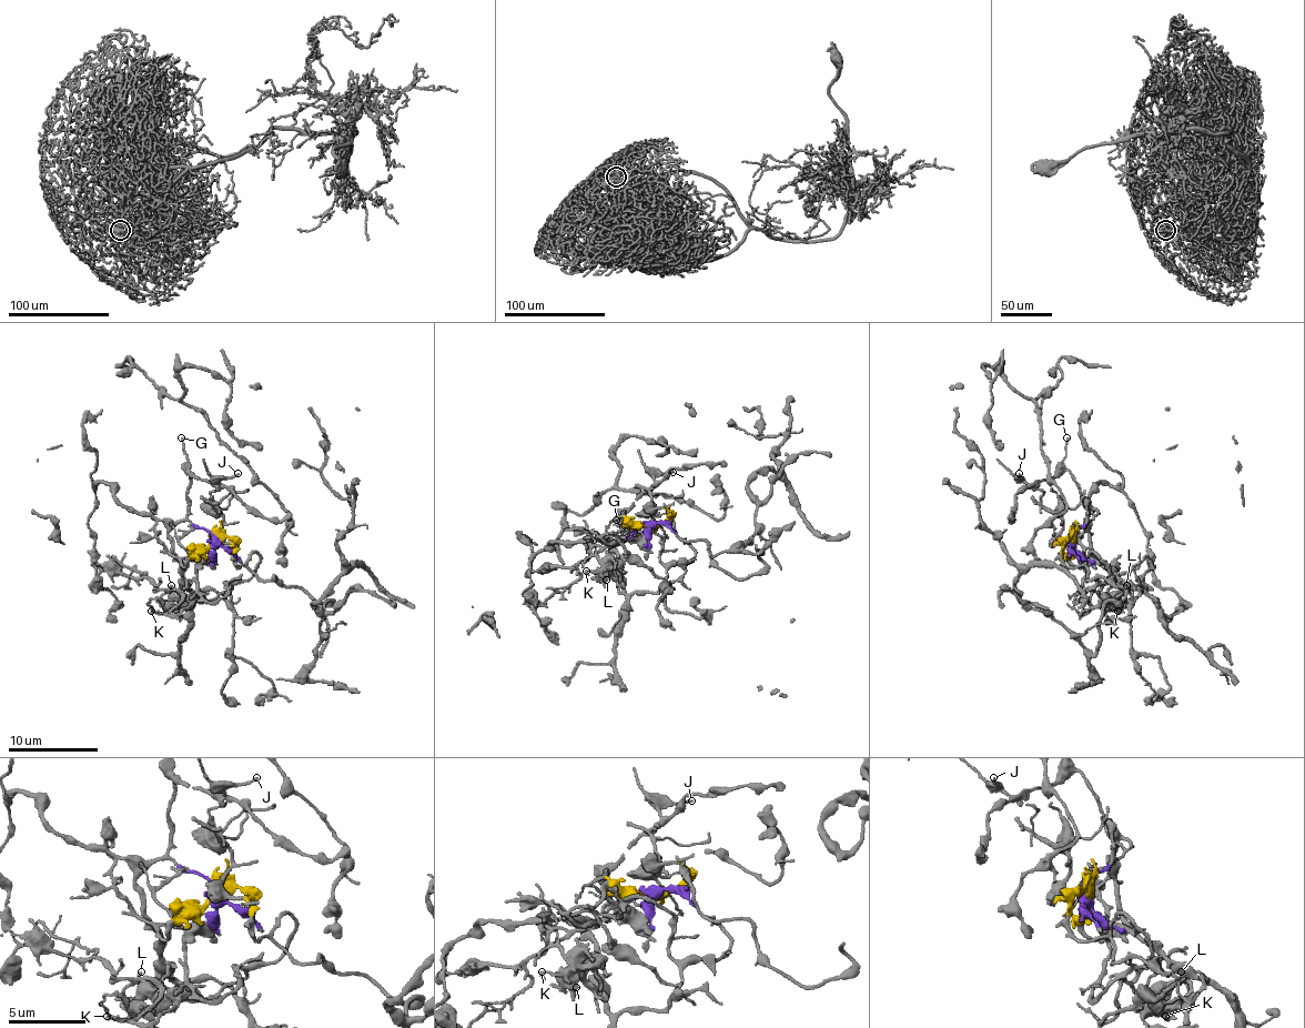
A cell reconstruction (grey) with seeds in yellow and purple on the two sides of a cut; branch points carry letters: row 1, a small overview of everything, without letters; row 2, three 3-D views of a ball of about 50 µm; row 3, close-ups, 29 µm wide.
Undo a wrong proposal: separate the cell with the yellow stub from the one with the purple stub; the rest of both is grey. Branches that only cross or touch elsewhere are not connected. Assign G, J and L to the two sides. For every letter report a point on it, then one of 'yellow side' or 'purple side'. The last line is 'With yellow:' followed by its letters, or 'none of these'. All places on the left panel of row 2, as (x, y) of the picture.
G: (181, 437) | purple side
J: (238, 473) | purple side
L: (171, 585) | yellow side
With yellow: L

